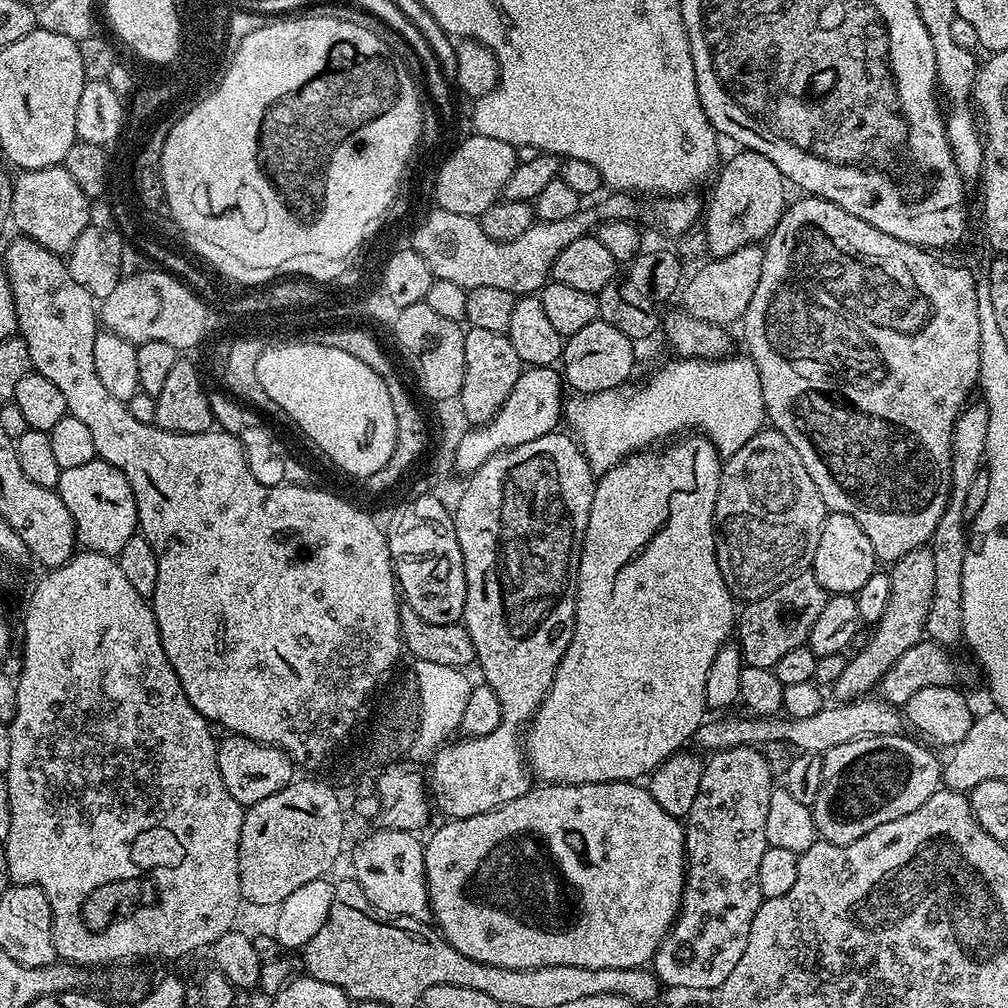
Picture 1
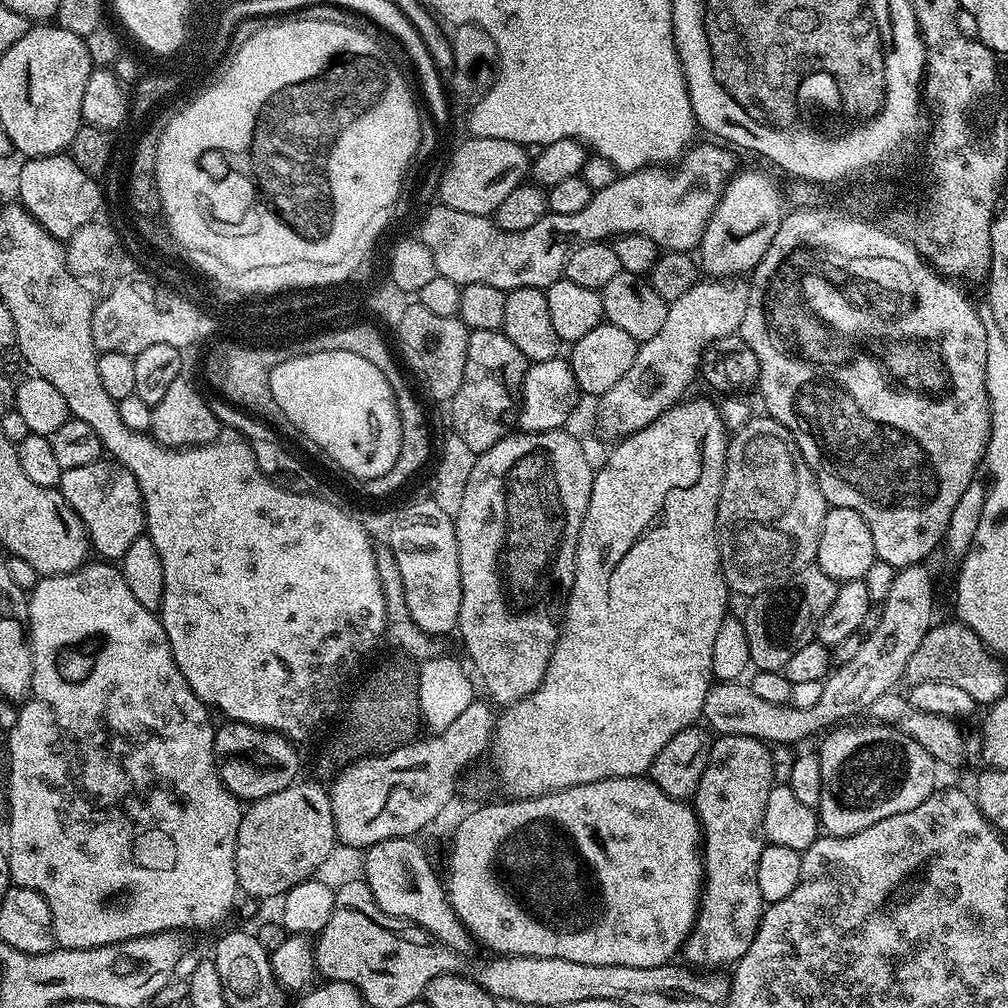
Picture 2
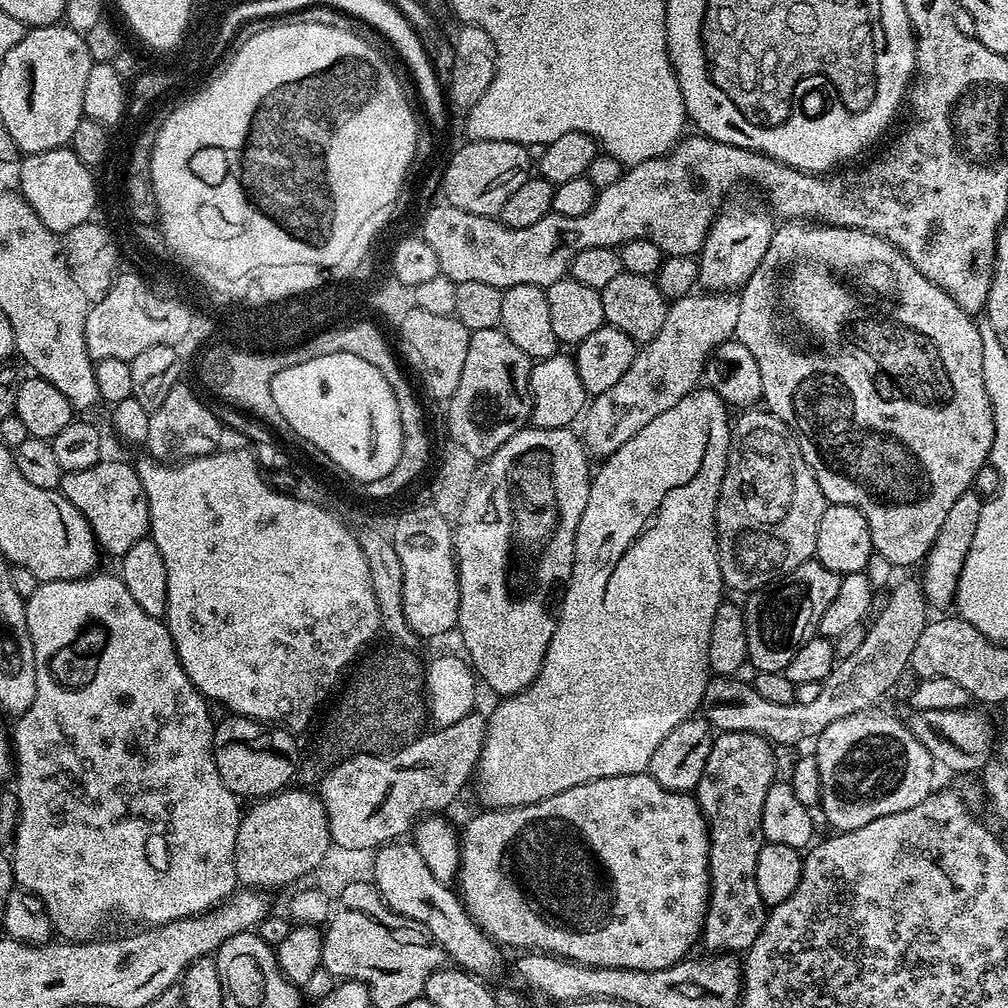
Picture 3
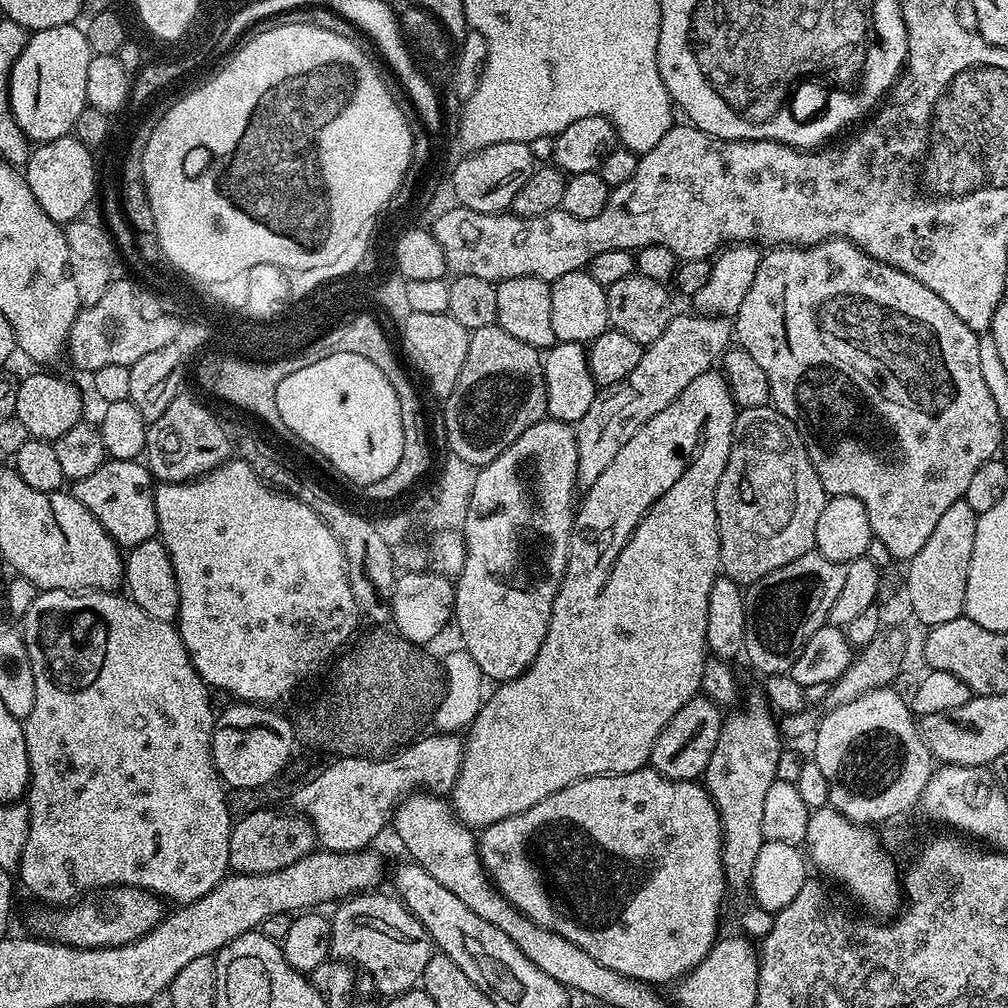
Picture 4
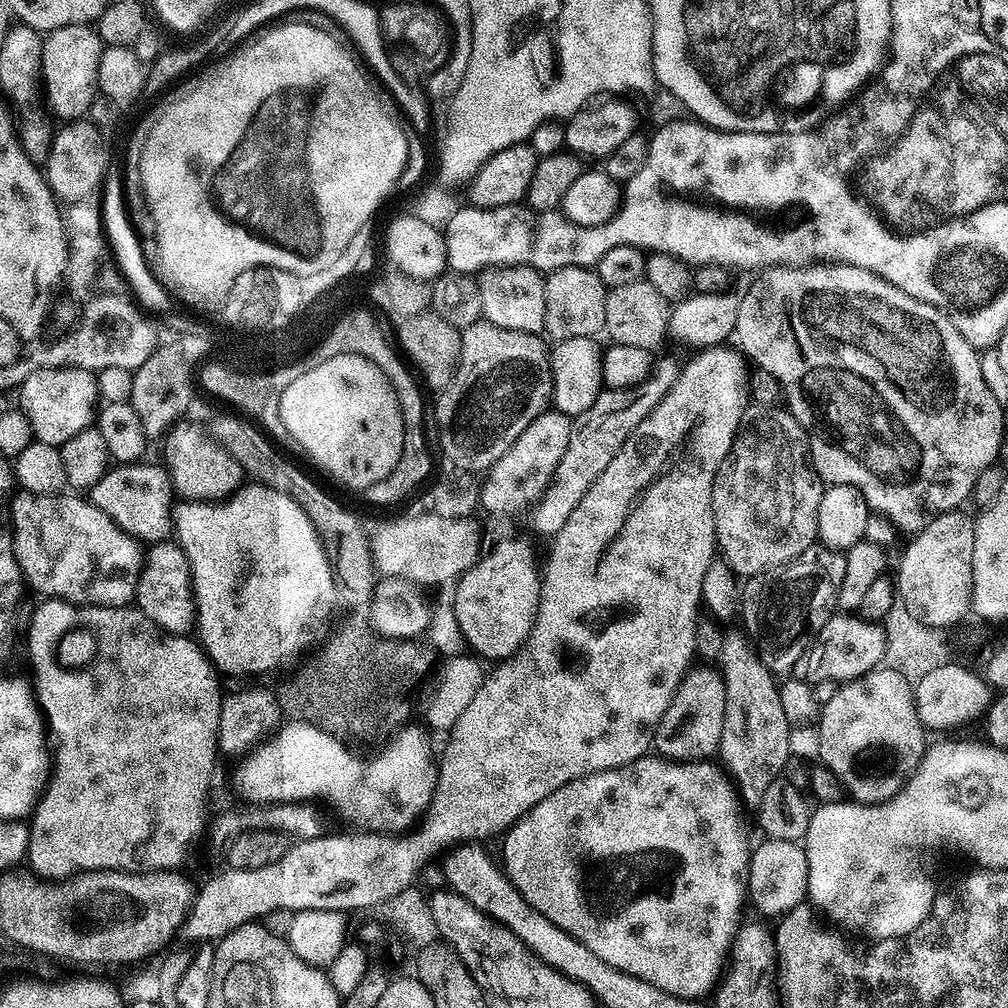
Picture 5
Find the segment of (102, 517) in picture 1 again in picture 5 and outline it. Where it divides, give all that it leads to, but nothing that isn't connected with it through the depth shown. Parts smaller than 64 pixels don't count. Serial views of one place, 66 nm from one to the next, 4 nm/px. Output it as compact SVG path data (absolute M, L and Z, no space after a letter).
M137 462L109 467L108 472L90 489L90 503L98 506L117 526L137 542L155 542L170 536L170 485L159 463Z

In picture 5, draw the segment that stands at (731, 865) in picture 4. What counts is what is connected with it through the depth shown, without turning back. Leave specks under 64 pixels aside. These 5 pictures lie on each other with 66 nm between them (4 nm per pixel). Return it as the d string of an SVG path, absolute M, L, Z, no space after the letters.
M737 630L730 633L727 631L723 635L718 673L724 680L726 690L726 714L722 722L718 760L723 771L730 777L739 799L745 805L748 803L758 806L762 802L762 794L766 794L766 786L770 786L770 782L781 779L786 762L792 755L790 736L793 725L789 724L786 713L782 710L782 701L778 699L780 686L777 677L758 658L755 644L743 631Z

